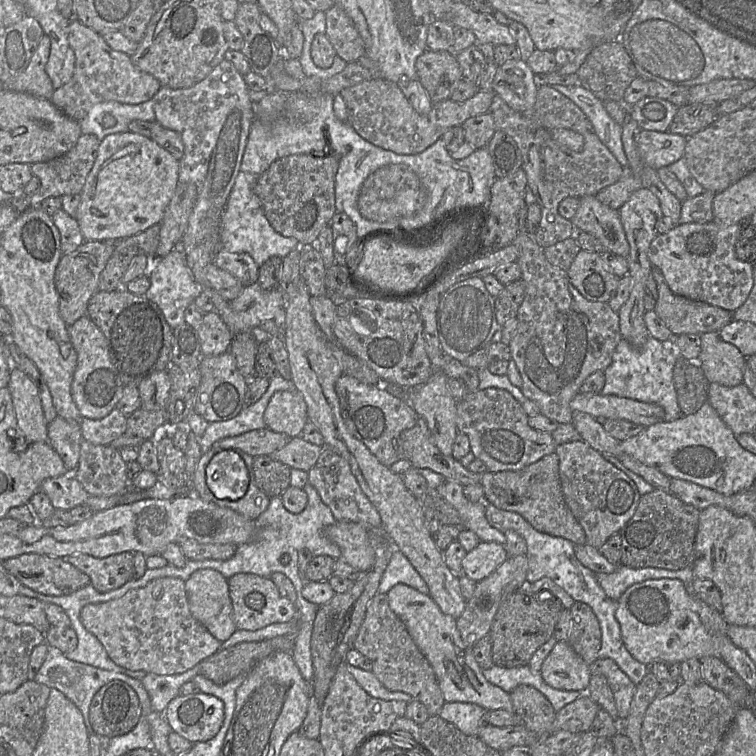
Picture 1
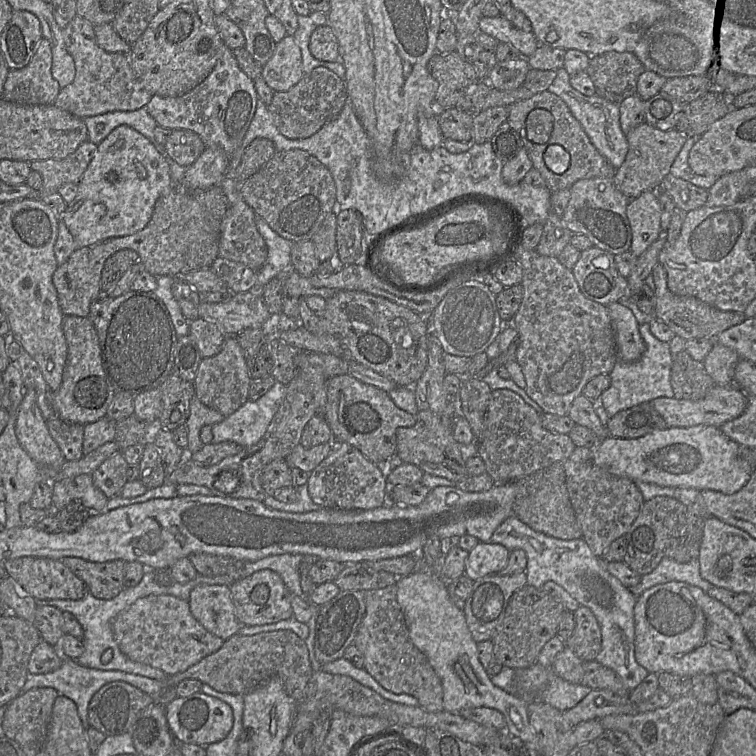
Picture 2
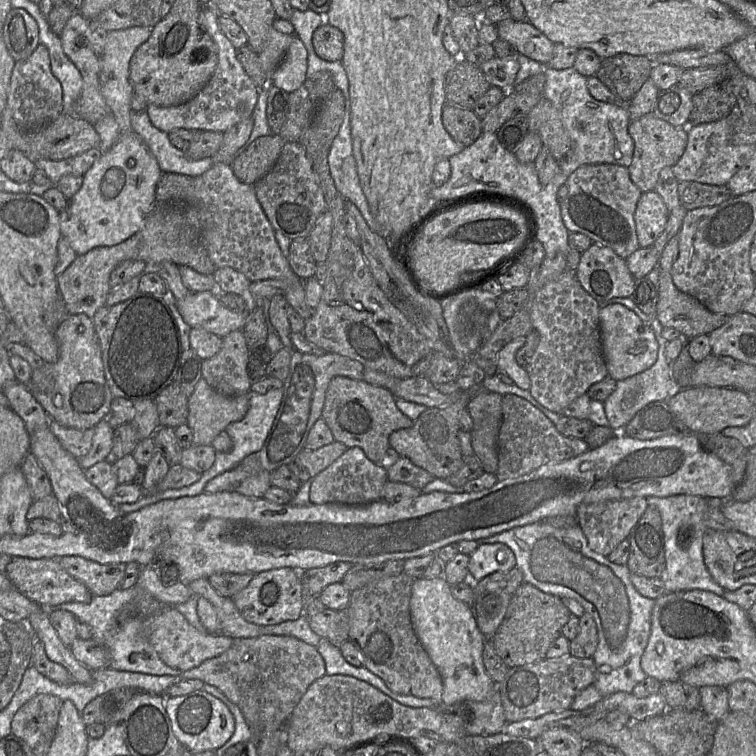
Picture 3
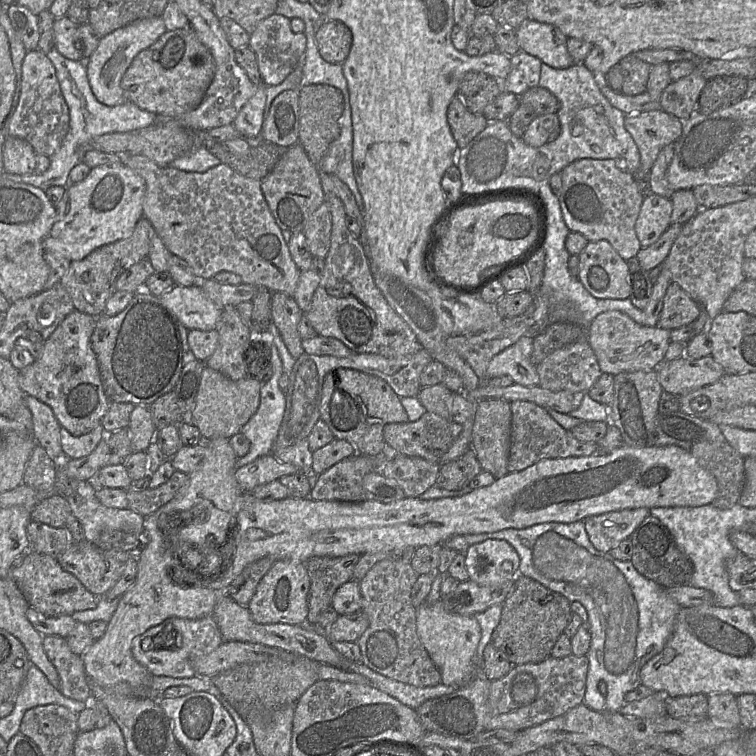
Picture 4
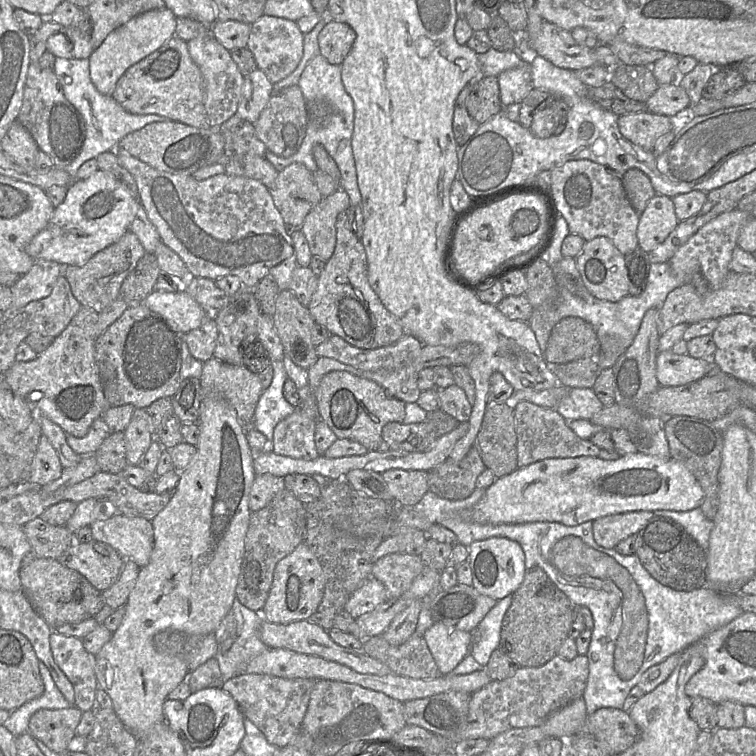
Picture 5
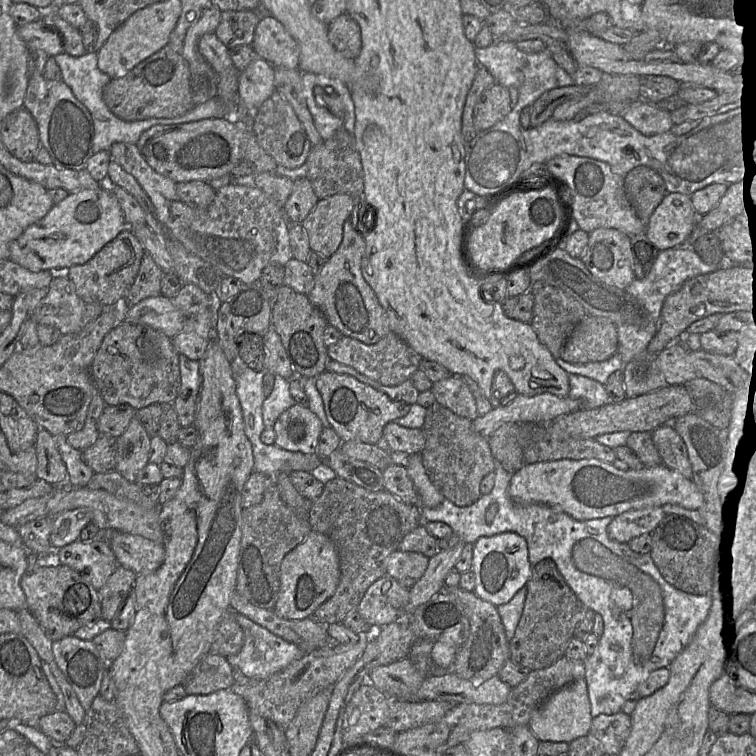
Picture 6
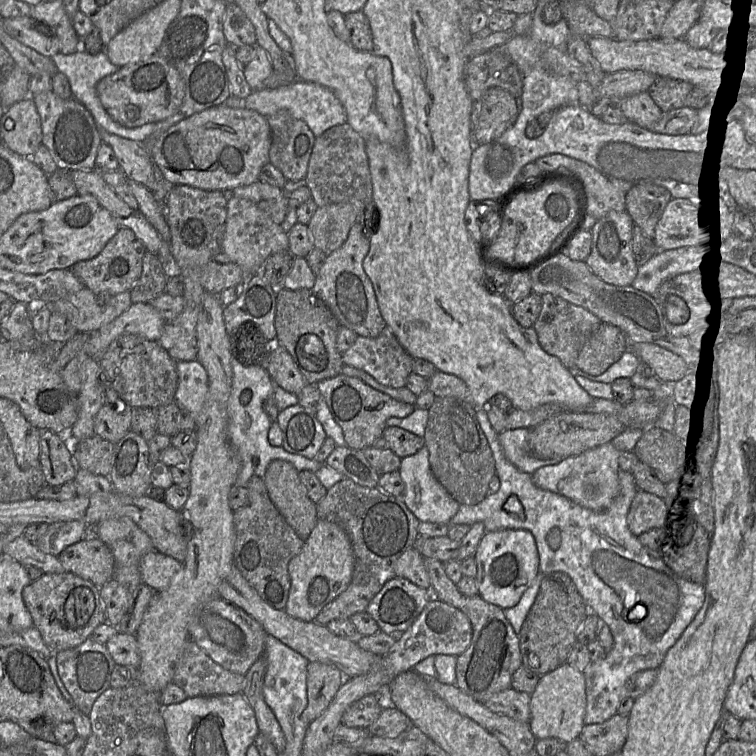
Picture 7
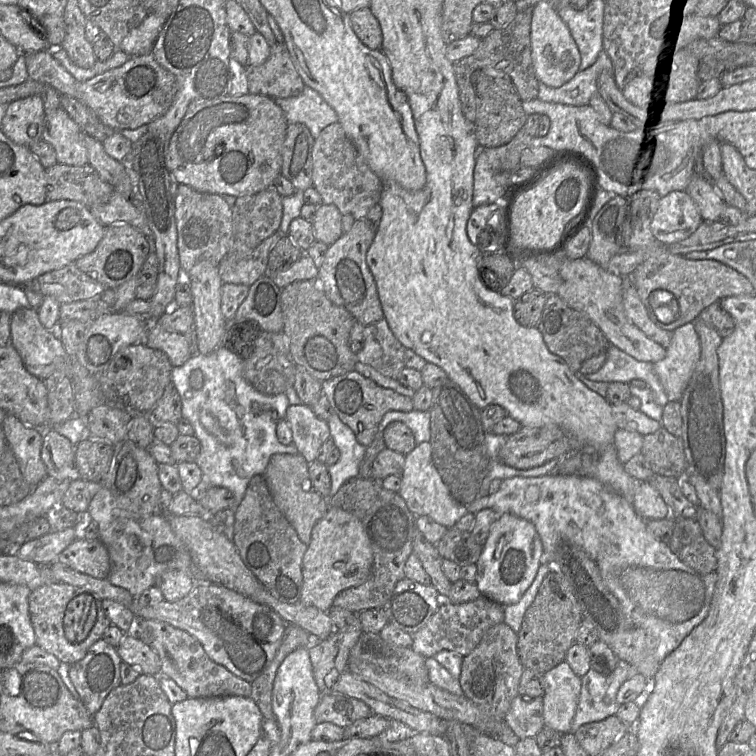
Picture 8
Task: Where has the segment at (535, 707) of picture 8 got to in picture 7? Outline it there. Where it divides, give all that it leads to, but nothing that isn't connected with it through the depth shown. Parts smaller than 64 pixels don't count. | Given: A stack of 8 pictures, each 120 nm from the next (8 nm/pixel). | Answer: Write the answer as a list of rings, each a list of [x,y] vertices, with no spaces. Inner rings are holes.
[[[510,687],[493,694],[483,702],[483,705],[494,713],[529,723],[530,700],[530,694],[516,691]]]

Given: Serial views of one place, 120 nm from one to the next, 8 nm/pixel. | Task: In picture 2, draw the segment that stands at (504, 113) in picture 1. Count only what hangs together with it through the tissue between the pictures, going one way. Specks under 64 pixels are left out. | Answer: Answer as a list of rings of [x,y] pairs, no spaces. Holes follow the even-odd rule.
[[[546,90],[508,106],[506,122],[519,134],[532,168],[542,176],[545,187],[553,194],[569,189],[575,182],[590,178],[612,179],[616,169],[597,151],[580,123],[572,115],[565,102],[557,95]],[[551,145],[559,145],[570,154],[570,165],[562,174],[550,171],[544,163],[544,152]],[[553,211],[549,213],[542,228],[536,251],[542,256],[557,258],[564,247],[570,243],[573,233],[563,225],[561,218]]]

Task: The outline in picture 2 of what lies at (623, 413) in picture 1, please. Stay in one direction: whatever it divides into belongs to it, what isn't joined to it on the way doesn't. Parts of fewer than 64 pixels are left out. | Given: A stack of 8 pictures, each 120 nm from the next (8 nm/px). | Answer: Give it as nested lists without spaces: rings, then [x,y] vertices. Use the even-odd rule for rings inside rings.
[[[713,385],[706,395],[698,400],[657,398],[650,401],[668,427],[693,427],[711,425],[720,427],[727,421],[739,417],[747,406],[747,395],[735,386]]]

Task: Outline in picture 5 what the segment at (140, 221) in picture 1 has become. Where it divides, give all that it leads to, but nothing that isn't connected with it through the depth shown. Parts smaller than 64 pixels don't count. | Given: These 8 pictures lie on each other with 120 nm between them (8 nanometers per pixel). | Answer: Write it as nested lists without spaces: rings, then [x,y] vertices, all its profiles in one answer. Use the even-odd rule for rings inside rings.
[[[98,169],[87,179],[75,180],[67,189],[65,200],[55,208],[48,225],[27,245],[26,252],[37,260],[56,262],[62,266],[83,266],[97,252],[117,242],[129,229],[135,215],[137,196],[112,174]]]

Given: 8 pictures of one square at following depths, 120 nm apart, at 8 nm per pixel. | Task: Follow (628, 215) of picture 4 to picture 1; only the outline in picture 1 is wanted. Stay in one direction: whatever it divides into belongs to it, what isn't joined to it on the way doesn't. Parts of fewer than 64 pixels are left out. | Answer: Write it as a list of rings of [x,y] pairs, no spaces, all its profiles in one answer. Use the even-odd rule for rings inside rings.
[[[595,196],[580,198],[578,209],[570,220],[576,232],[587,232],[596,237],[605,251],[628,257],[629,245],[618,210],[611,209]]]

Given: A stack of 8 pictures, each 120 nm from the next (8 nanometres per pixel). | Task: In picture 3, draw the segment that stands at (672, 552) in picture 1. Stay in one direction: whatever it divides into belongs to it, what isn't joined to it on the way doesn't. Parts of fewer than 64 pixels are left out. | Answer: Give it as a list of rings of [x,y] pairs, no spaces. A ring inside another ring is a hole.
[[[648,505],[628,536],[630,555],[627,566],[632,573],[660,578],[666,566],[662,517],[659,510]]]

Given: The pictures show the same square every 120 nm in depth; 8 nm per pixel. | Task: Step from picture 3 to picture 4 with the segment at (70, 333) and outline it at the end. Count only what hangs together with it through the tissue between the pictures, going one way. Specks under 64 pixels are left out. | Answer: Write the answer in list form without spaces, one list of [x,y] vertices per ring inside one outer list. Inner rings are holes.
[[[74,310],[43,343],[41,357],[19,371],[23,391],[49,405],[60,426],[74,436],[87,434],[101,425],[111,403],[103,389],[98,361],[92,349],[95,326],[96,317]]]

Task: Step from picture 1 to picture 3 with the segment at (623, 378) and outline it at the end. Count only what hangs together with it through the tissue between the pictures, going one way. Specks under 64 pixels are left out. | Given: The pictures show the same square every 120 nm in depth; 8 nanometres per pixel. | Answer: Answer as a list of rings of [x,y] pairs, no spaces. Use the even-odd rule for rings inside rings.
[[[656,316],[649,323],[658,341],[658,356],[656,362],[647,370],[619,380],[616,383],[614,392],[604,401],[604,408],[609,426],[615,431],[621,431],[634,415],[644,406],[655,401],[663,401],[668,397],[673,397],[681,388],[672,377],[672,362],[666,357],[666,346],[669,343],[662,336],[663,326]]]

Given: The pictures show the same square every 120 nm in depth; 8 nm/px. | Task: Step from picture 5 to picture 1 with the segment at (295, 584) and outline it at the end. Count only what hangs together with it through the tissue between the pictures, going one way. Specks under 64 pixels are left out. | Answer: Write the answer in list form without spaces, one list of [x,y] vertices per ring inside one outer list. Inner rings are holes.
[[[239,573],[227,579],[232,604],[232,619],[237,630],[256,631],[270,624],[296,619],[297,607],[283,597],[270,578],[250,573]]]

